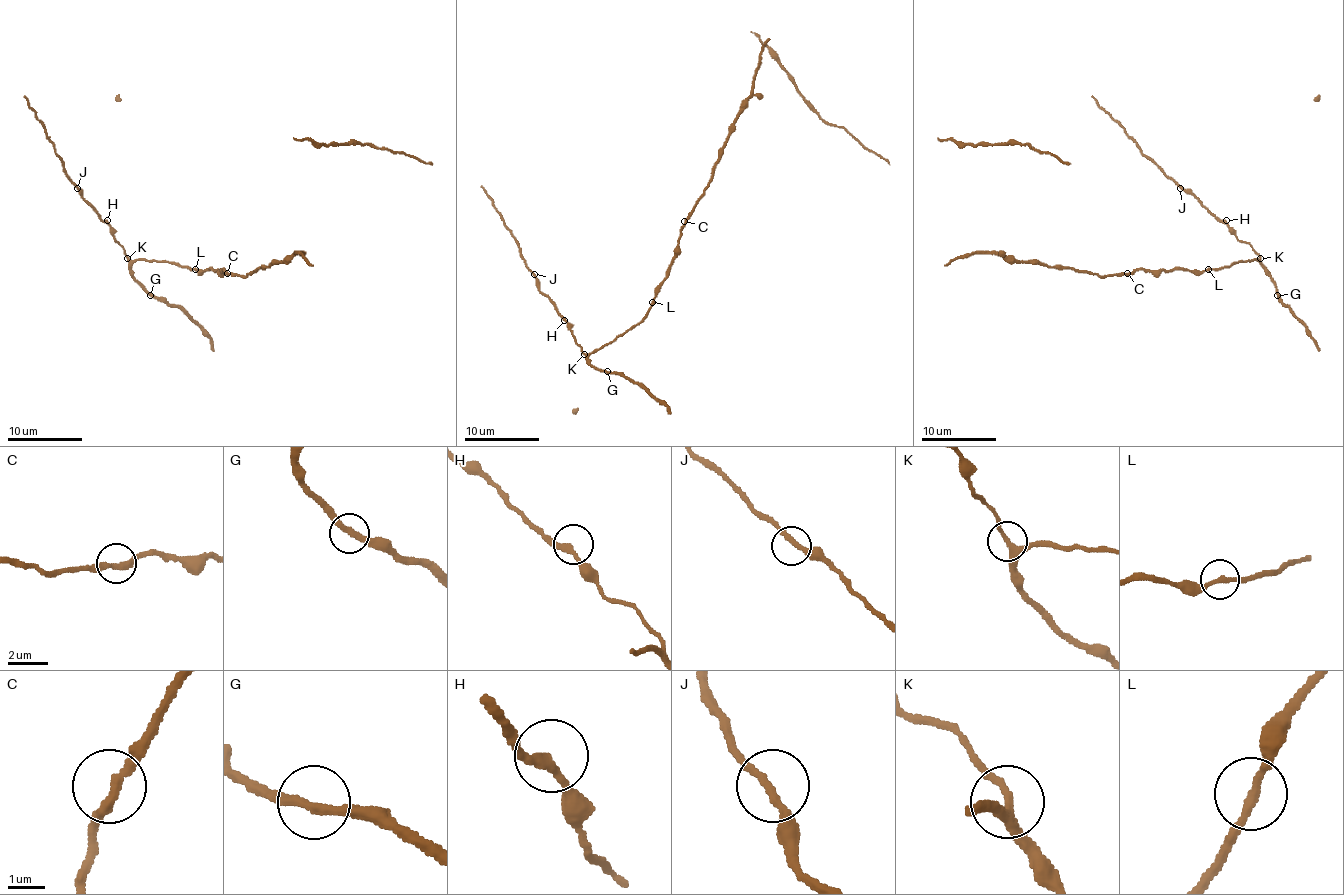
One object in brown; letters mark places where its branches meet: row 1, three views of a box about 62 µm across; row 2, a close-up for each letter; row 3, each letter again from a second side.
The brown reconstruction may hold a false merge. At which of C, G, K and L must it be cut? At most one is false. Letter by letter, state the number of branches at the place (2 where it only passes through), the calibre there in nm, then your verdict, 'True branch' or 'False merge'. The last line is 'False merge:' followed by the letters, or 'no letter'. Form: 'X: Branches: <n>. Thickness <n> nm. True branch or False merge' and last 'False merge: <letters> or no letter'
C: Branches: 2. Thickness 280 nm. True branch
G: Branches: 2. Thickness 260 nm. True branch
K: Branches: 3. Thickness 220 nm. True branch
L: Branches: 2. Thickness 200 nm. True branch
False merge: no letter

